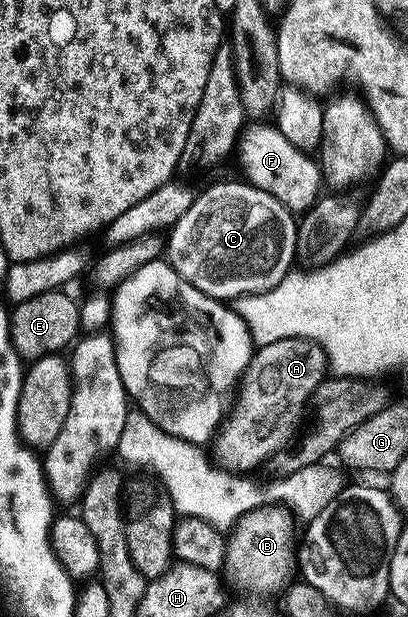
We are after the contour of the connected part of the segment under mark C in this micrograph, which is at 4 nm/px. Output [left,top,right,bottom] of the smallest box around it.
[168,180,298,300]

